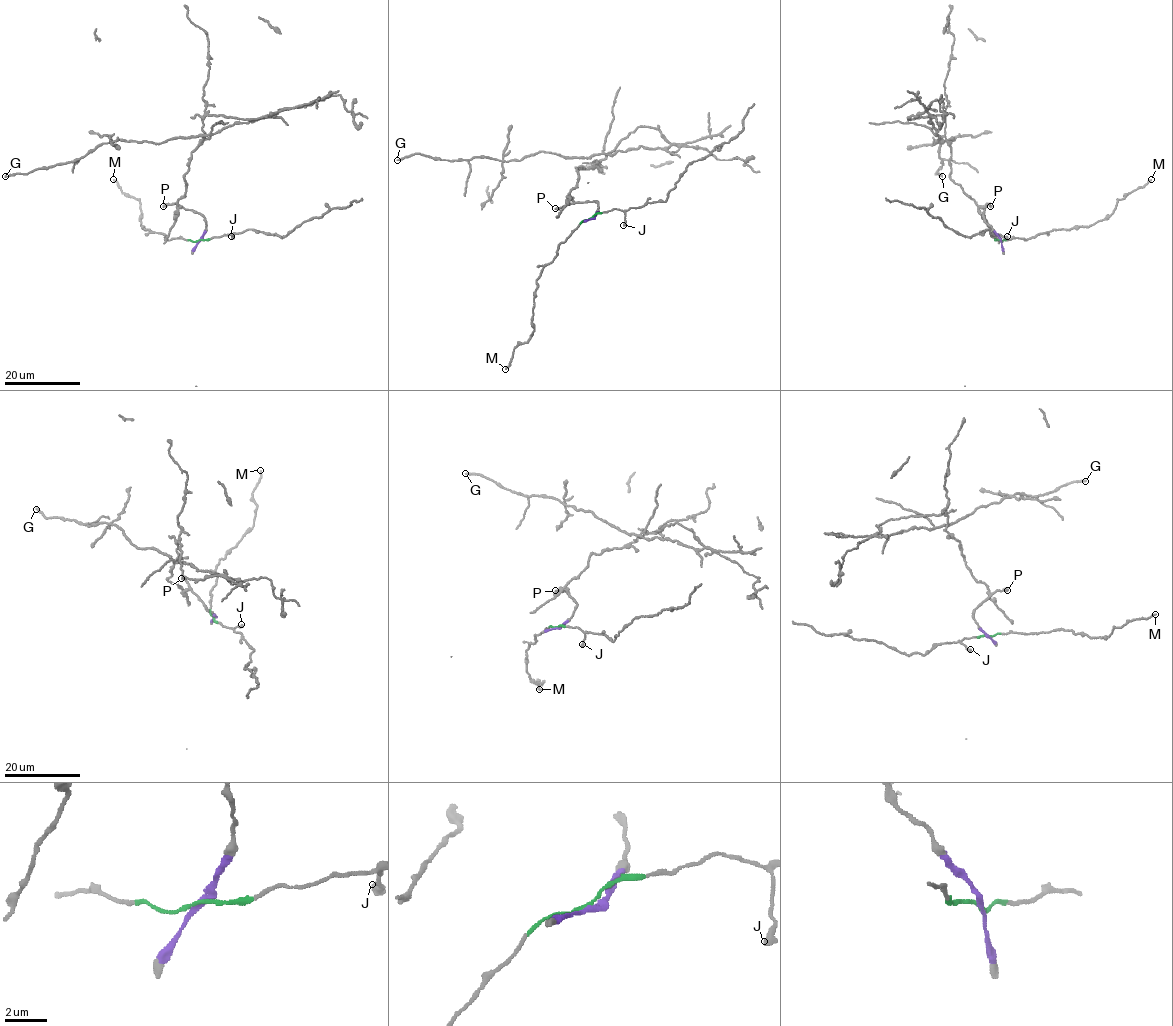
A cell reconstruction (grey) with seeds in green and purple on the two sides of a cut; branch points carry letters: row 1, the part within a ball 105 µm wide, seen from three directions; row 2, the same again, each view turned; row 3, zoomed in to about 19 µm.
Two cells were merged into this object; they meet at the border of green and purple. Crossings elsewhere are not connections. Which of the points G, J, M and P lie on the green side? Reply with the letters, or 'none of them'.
J, M

